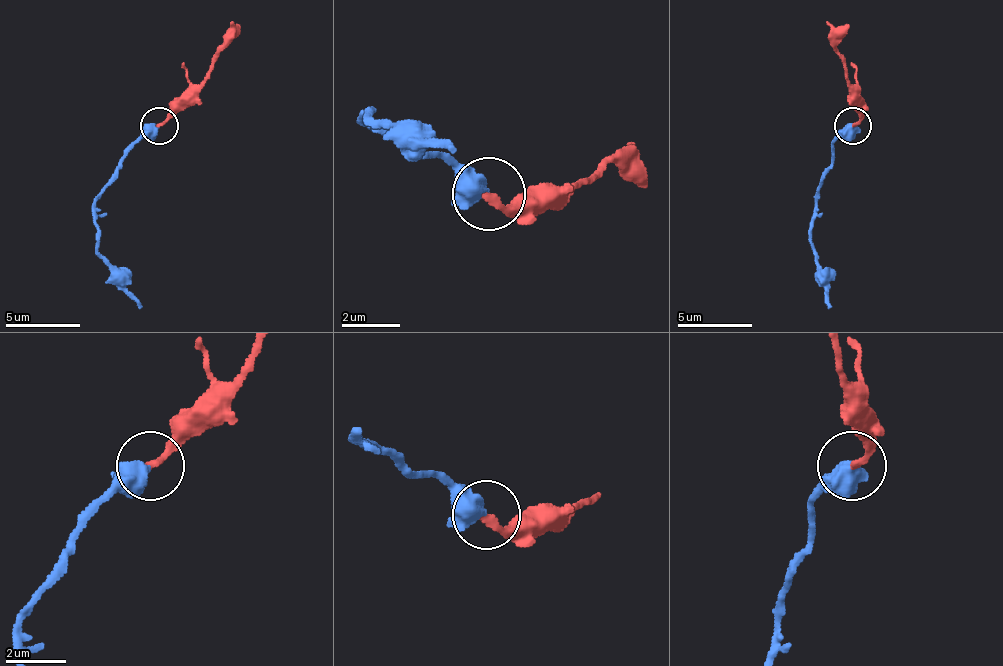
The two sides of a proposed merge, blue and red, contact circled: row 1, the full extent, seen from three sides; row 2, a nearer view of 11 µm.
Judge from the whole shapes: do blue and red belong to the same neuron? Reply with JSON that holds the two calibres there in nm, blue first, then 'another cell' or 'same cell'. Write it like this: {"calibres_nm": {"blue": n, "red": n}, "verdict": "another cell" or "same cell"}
{"calibres_nm": {"blue": 600, "red": 240}, "verdict": "same cell"}

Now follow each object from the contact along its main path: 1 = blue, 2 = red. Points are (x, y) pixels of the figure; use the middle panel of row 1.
1: (487, 192), (443, 155), (363, 119), (458, 148)
2: (487, 192), (509, 206), (553, 206), (574, 185), (611, 163), (633, 141)

